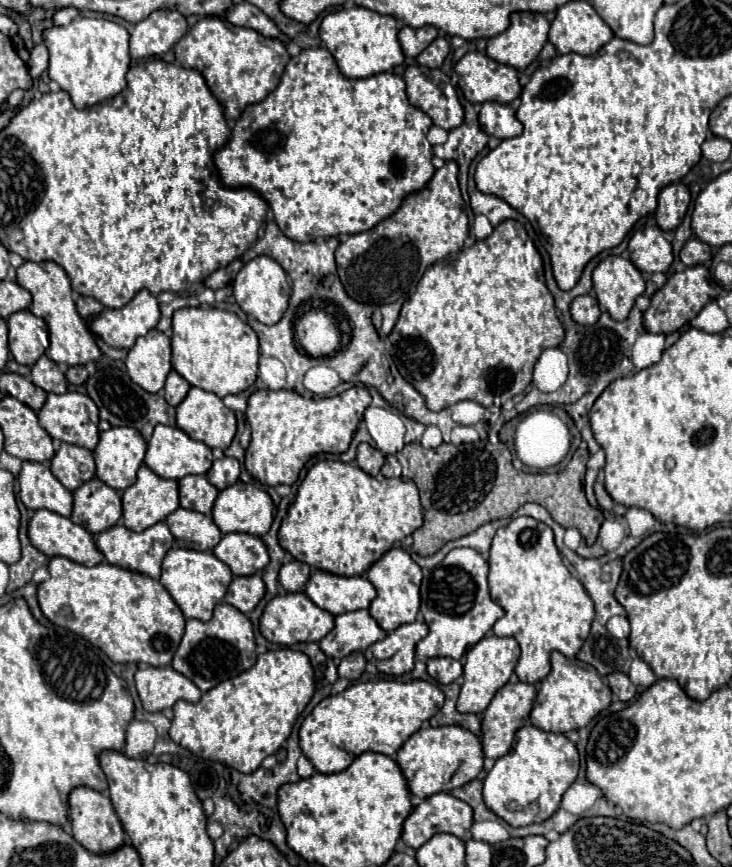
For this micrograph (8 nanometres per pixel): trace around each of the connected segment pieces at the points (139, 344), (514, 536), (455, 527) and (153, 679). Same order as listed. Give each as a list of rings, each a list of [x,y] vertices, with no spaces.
[[[153,328],[145,336],[137,338],[129,350],[127,360],[129,378],[147,392],[163,390],[165,378],[171,372],[171,340]]]
[[[517,516],[507,526],[499,528],[497,534],[493,536],[493,544],[491,544],[487,562],[489,562],[491,598],[505,610],[505,616],[495,622],[493,632],[495,632],[495,636],[511,636],[519,642],[521,658],[515,666],[515,674],[519,676],[521,682],[535,684],[549,674],[549,670],[551,670],[549,654],[553,650],[563,652],[563,656],[567,656],[567,658],[573,658],[579,652],[585,638],[589,636],[589,628],[591,628],[591,622],[595,616],[593,600],[587,596],[587,592],[579,584],[579,580],[573,578],[569,574],[569,570],[563,566],[561,554],[553,542],[553,530],[535,518]]]
[[[473,442],[473,444],[461,444],[461,446],[453,446],[453,444],[441,444],[439,448],[426,449],[418,443],[407,444],[403,450],[395,454],[402,466],[401,476],[413,480],[421,492],[421,504],[423,507],[423,518],[425,524],[413,532],[413,546],[411,550],[421,554],[421,556],[431,556],[435,554],[441,546],[445,546],[449,540],[467,536],[471,532],[475,532],[479,526],[497,520],[497,518],[511,518],[511,514],[517,510],[522,504],[534,502],[541,504],[551,514],[553,520],[557,524],[561,524],[563,528],[577,528],[581,532],[581,536],[585,538],[587,544],[593,544],[597,540],[597,532],[599,526],[603,522],[603,512],[599,508],[589,506],[585,492],[583,492],[583,484],[581,478],[585,476],[585,462],[588,461],[589,452],[585,446],[581,446],[571,462],[565,470],[557,473],[541,473],[532,474],[513,468],[511,464],[511,452],[507,450],[505,444],[489,444],[489,442]]]
[[[147,666],[137,670],[135,686],[147,712],[171,708],[177,700],[199,702],[201,698],[201,690],[189,678],[175,672],[171,666]]]

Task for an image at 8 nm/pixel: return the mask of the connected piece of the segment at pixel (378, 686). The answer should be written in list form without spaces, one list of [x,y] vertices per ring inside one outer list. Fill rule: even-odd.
[[[377,680],[377,682],[357,682],[351,684],[345,692],[323,698],[313,712],[303,720],[299,728],[299,746],[303,754],[311,760],[317,772],[335,774],[345,770],[359,754],[363,752],[379,752],[385,756],[395,756],[395,752],[403,746],[403,742],[415,734],[425,720],[429,720],[441,706],[443,706],[443,692],[439,686],[427,680],[411,680],[411,682],[397,682],[397,680]]]

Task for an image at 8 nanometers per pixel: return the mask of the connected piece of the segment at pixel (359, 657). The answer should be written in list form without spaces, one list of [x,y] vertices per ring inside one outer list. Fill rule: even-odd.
[[[351,652],[349,656],[345,656],[341,660],[341,664],[337,666],[337,674],[339,678],[345,678],[349,682],[357,680],[365,670],[365,656],[363,652]]]

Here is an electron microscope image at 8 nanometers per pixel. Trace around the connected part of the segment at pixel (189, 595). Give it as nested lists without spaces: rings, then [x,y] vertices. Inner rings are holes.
[[[171,548],[161,564],[161,578],[159,582],[167,588],[171,598],[177,602],[185,618],[197,618],[197,620],[211,620],[213,608],[217,602],[223,600],[227,586],[233,580],[233,574],[229,566],[221,560],[217,560],[211,552],[195,552],[187,548]]]

